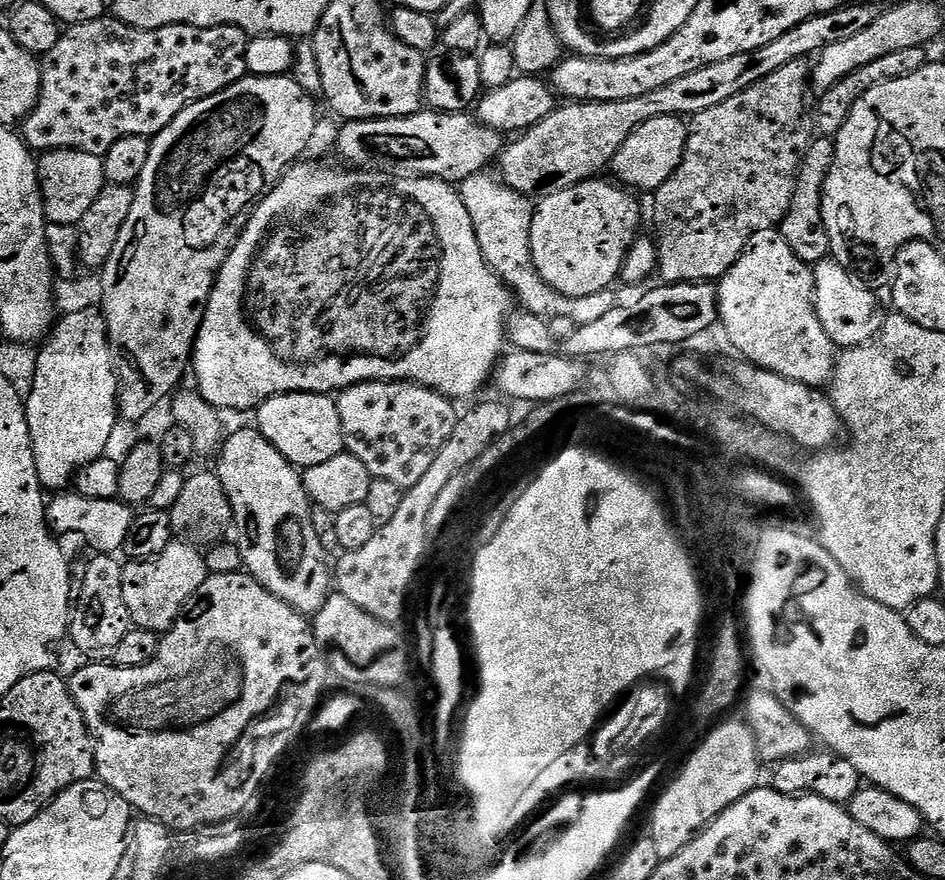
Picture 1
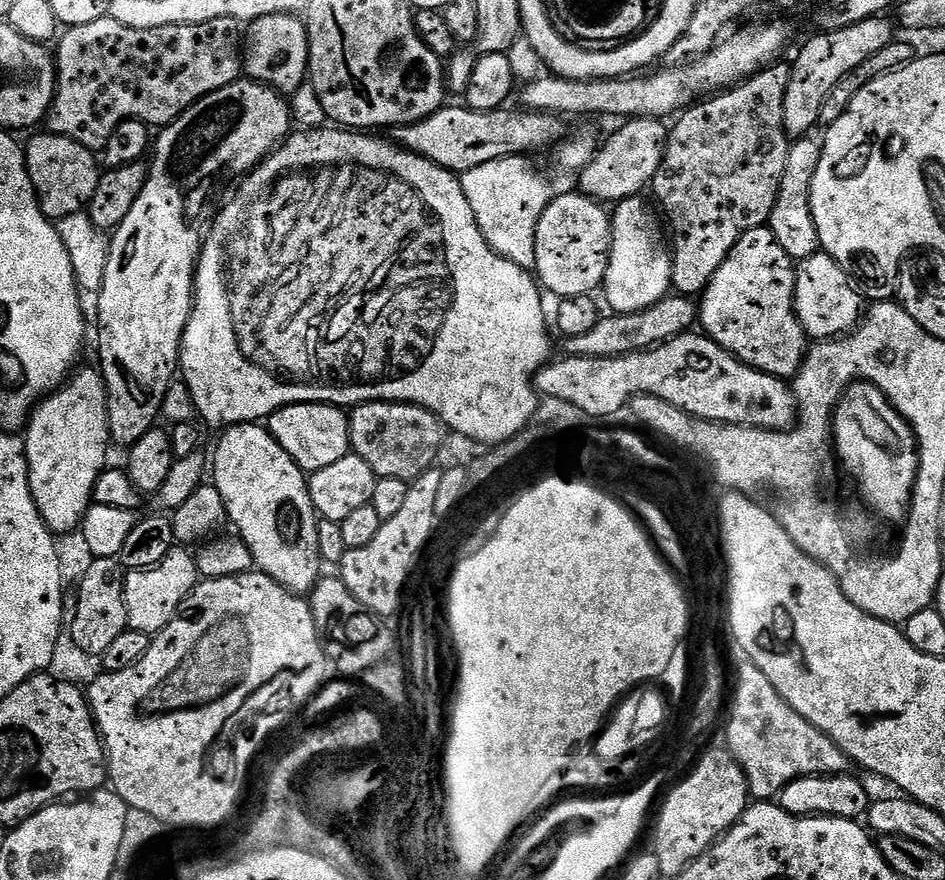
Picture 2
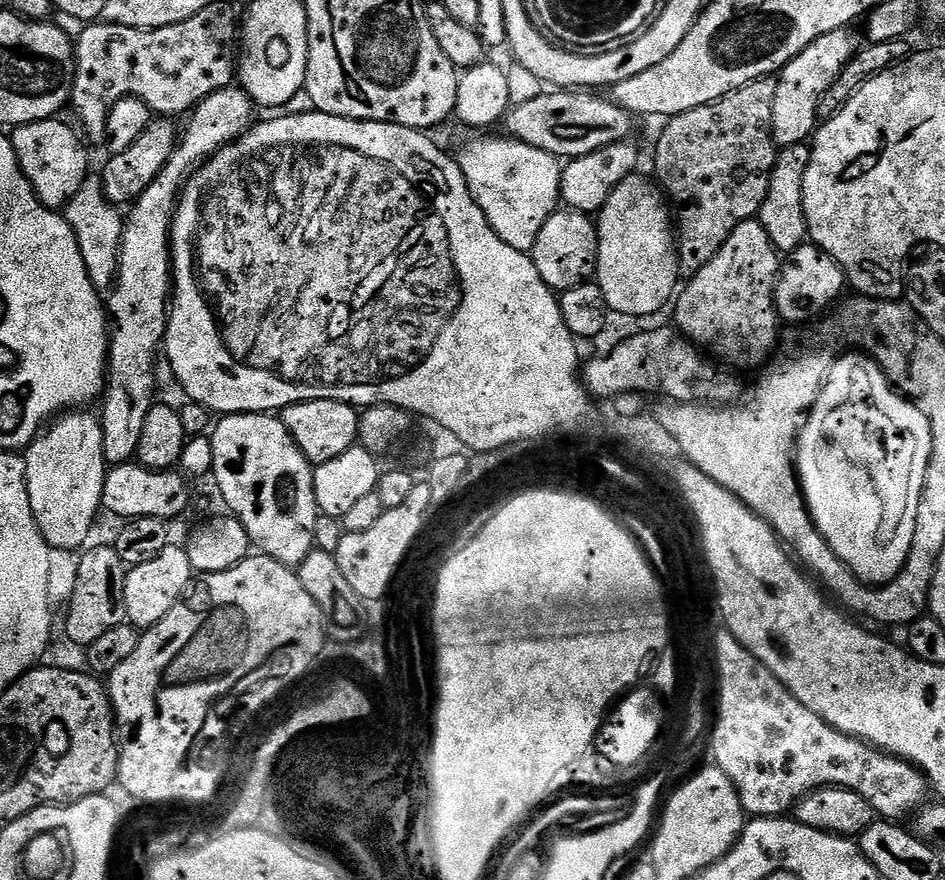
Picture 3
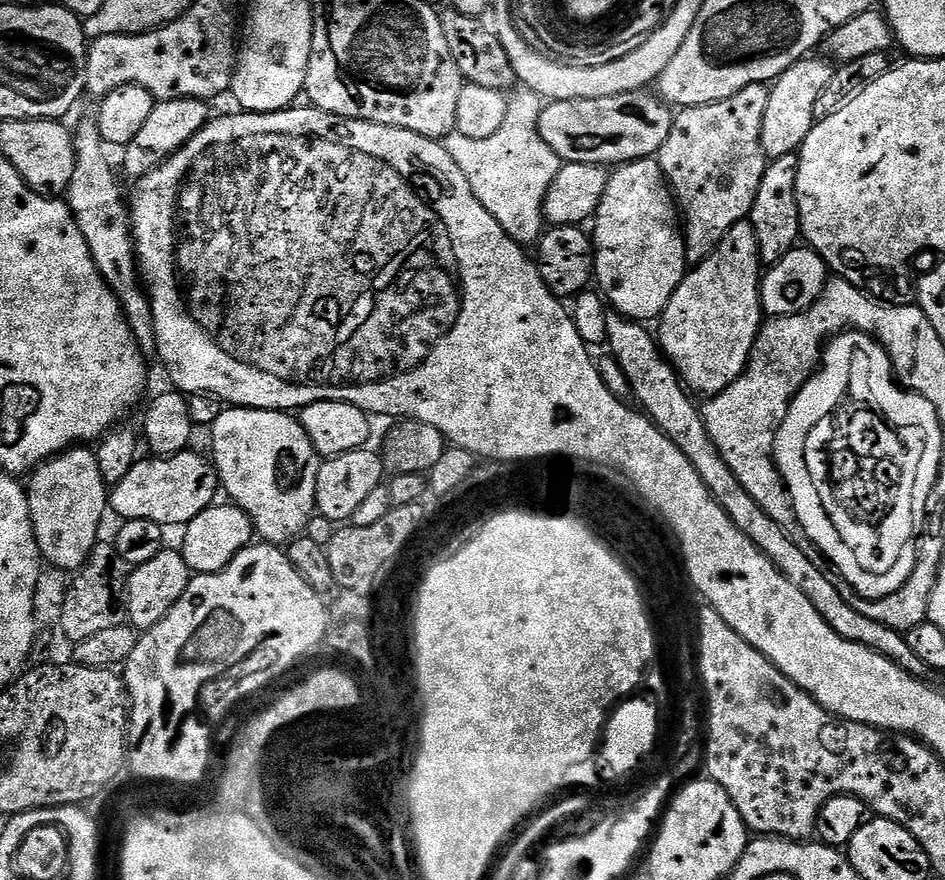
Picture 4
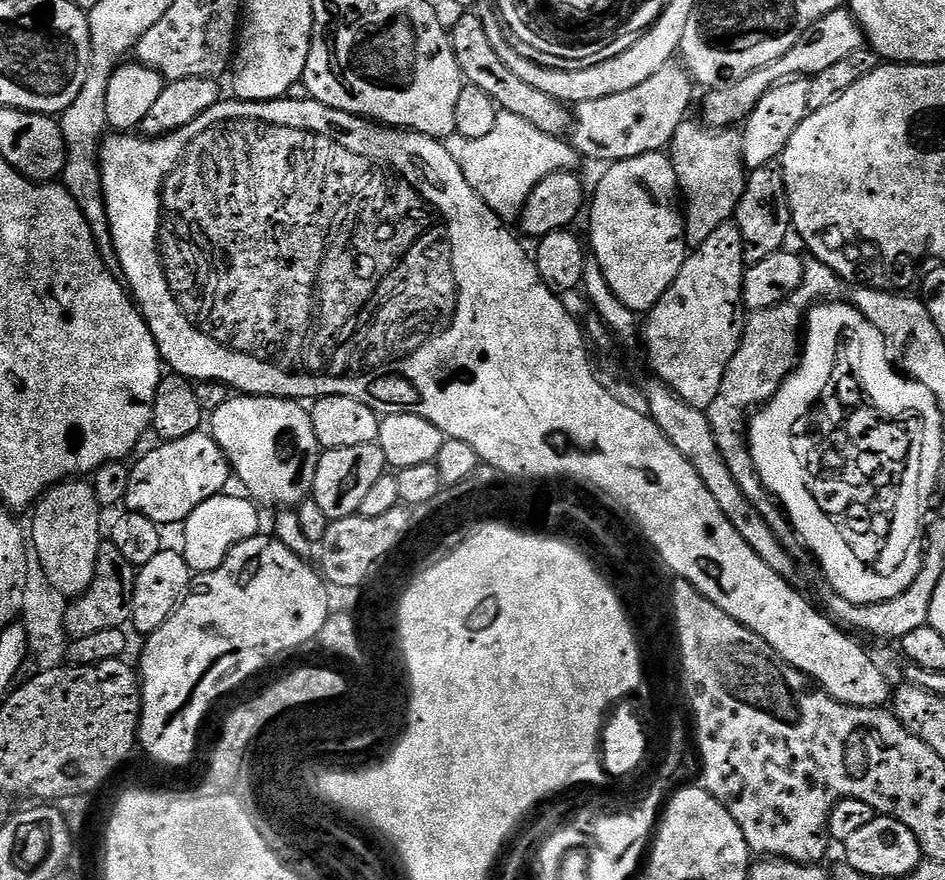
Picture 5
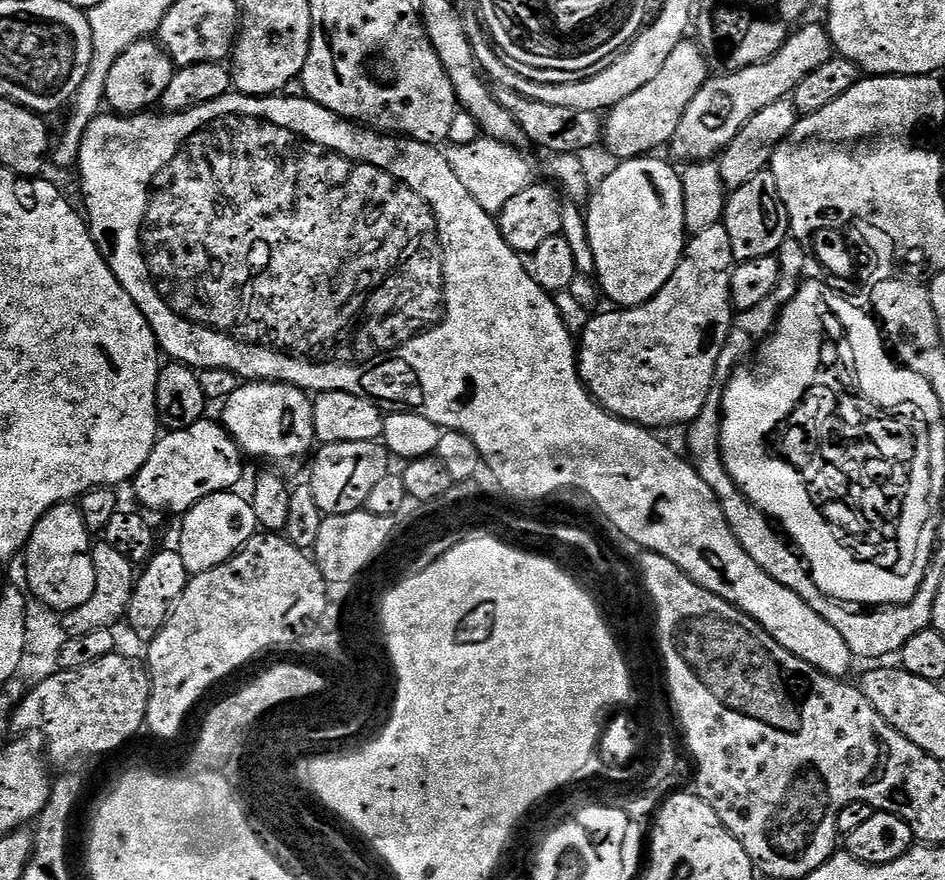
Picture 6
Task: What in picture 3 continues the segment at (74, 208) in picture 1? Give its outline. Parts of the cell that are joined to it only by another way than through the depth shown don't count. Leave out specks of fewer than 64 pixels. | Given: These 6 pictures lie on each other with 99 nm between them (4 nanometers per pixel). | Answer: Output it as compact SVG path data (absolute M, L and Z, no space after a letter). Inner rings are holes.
M53 118L19 125L11 133L10 139L14 146L14 154L20 163L20 169L23 170L30 186L36 191L36 197L46 208L53 210L67 208L74 194L78 194L84 181L89 179L88 152L84 149L85 141L81 133L77 132L70 125L63 124L60 118Z

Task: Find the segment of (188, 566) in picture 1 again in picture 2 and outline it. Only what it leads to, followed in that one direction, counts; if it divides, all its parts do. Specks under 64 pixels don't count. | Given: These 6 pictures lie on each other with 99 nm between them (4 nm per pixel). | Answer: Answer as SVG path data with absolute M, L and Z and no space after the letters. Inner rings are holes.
M176 546L153 568L133 568L124 578L124 601L128 627L134 632L155 634L175 620L184 599L198 583L196 557L187 547ZM189 552L189 553L188 553Z

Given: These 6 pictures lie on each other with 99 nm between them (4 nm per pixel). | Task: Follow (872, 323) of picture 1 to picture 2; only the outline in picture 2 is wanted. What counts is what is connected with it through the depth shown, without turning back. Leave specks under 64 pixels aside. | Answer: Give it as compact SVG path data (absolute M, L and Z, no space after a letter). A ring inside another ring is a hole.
M821 250L799 261L796 270L796 310L805 332L816 342L832 342L851 333L866 312L866 300L851 276Z

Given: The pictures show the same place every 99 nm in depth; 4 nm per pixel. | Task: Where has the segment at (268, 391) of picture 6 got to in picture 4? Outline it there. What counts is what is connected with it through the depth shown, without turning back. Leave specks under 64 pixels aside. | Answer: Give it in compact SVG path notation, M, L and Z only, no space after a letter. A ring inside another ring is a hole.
M228 406L210 425L211 459L219 483L228 491L227 499L252 519L254 532L261 541L287 546L307 529L309 518L317 511L316 487L322 457L310 442L306 430L295 415L271 408L237 408Z

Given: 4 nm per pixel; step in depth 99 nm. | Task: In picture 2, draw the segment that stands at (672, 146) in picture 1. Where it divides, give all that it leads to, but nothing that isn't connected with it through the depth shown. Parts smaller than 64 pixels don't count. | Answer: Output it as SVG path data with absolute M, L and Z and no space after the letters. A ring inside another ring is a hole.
M642 116L625 119L621 124L624 125L605 144L603 141L596 157L578 173L579 191L593 200L619 202L628 196L641 195L651 185L664 157L670 128L663 119Z

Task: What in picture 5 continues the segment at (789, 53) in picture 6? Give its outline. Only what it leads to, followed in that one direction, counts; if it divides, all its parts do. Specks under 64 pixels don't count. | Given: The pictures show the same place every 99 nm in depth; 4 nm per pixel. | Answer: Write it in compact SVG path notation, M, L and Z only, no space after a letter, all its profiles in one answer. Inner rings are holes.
M851 11L831 12L797 42L794 50L790 50L790 54L786 54L778 62L758 72L751 72L746 78L737 80L734 84L709 91L705 95L708 97L704 100L703 123L713 130L724 130L729 126L739 125L751 112L753 106L777 84L789 78L811 78L822 74L822 70L837 65L844 58L856 55L865 47L865 44L864 30Z

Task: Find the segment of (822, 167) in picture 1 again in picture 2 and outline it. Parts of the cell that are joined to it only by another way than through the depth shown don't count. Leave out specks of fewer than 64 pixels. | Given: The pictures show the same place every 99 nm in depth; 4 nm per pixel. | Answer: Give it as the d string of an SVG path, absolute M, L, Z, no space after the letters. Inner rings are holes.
M809 134L793 139L788 146L786 158L786 174L782 174L782 186L778 186L778 202L774 202L774 210L770 214L767 227L771 228L778 242L797 262L810 258L821 251L818 226L814 224L814 214L810 210L810 192L814 182L814 170L818 170L818 162L824 149L823 139Z

